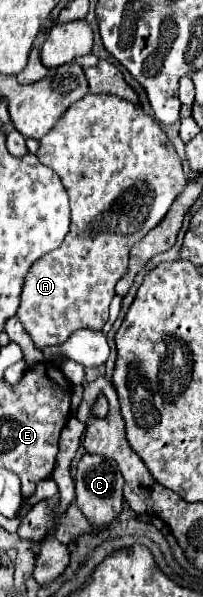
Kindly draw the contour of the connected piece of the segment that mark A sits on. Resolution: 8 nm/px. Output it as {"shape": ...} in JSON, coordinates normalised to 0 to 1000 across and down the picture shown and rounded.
{"shape":[[[438,156],[419,166],[379,169],[379,176],[330,183],[320,196],[281,206],[281,216],[202,233],[202,246],[172,260],[291,293],[350,340],[350,384],[300,414],[202,430],[133,454],[103,514],[84,521],[84,531],[163,575],[212,585],[310,578],[389,551],[507,551],[537,534],[537,508],[567,497],[567,474],[626,461],[645,414],[783,377],[852,337],[911,317],[921,296],[882,260],[793,213],[695,179],[537,159]]]}

